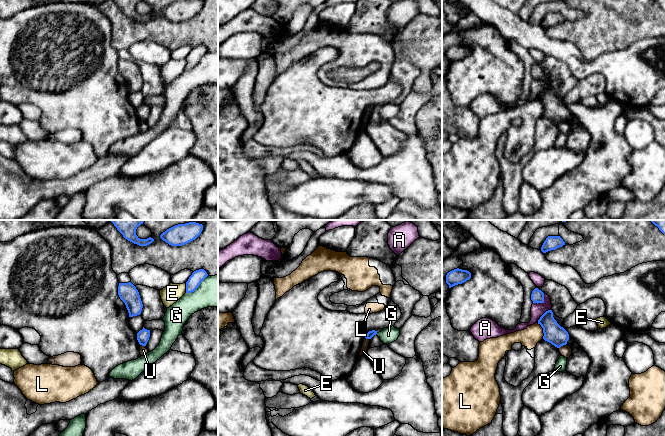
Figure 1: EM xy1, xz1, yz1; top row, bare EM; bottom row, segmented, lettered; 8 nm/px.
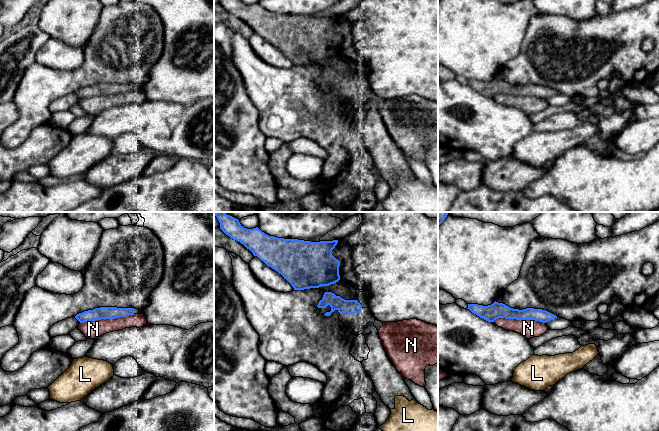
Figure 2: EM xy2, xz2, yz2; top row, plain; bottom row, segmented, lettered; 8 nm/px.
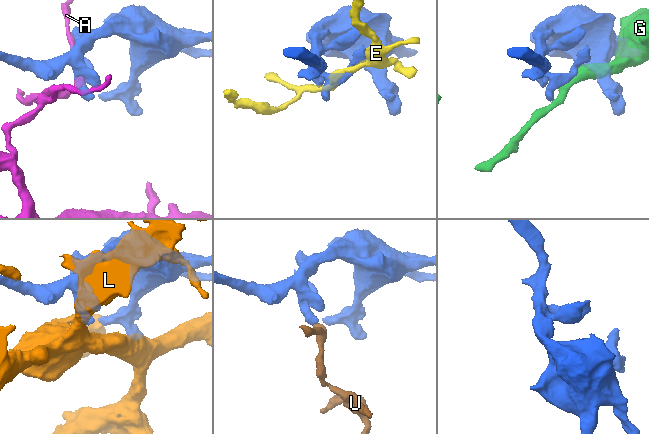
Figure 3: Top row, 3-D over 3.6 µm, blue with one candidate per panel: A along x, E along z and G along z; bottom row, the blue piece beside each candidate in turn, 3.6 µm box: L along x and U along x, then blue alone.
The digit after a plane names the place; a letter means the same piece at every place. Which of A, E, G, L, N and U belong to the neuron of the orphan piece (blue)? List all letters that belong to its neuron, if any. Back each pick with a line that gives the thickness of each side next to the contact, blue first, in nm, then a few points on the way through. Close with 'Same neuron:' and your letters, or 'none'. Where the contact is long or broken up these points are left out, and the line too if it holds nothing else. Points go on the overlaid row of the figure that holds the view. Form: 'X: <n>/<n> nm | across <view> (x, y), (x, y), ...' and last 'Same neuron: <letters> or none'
Same neuron: none

